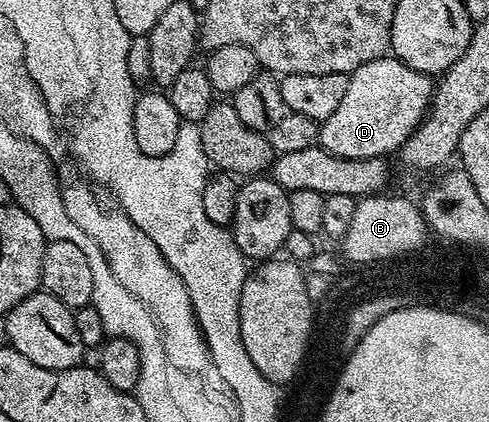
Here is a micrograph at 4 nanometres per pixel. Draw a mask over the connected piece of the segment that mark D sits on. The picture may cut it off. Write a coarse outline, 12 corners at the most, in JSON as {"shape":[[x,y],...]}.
{"shape":[[390,55],[348,75],[318,147],[390,157],[423,123],[433,80]]}

